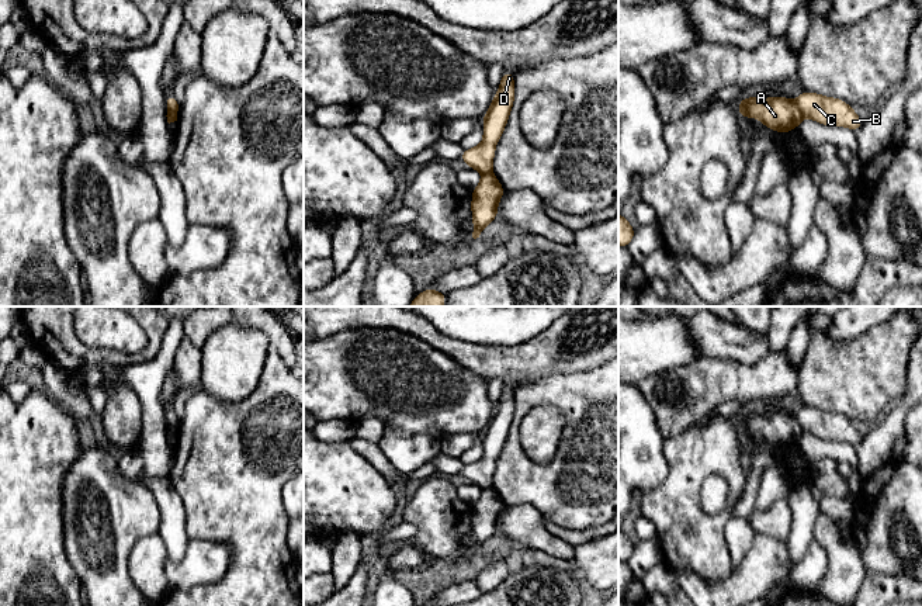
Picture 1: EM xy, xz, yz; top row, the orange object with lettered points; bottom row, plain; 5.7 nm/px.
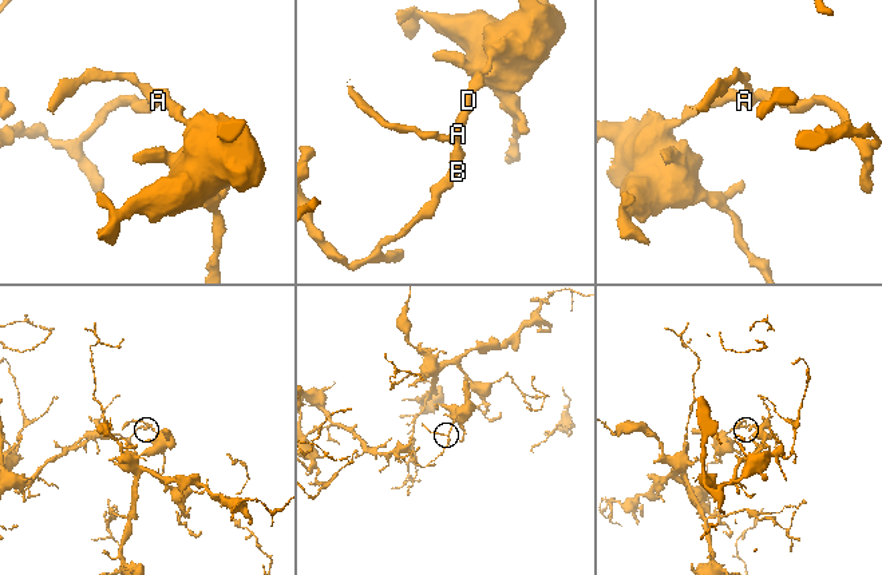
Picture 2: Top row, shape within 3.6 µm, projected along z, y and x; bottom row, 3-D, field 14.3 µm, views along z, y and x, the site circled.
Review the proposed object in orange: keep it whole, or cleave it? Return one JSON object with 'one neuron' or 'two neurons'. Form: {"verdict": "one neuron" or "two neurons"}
{"verdict": "two neurons"}

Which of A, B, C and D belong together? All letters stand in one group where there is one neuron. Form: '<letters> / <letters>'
A D / B C

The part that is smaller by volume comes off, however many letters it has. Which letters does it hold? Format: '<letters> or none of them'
A, D

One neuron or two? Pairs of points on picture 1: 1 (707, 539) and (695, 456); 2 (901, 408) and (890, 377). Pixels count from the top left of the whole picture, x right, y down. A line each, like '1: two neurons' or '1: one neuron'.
1: one neuron
2: two neurons

